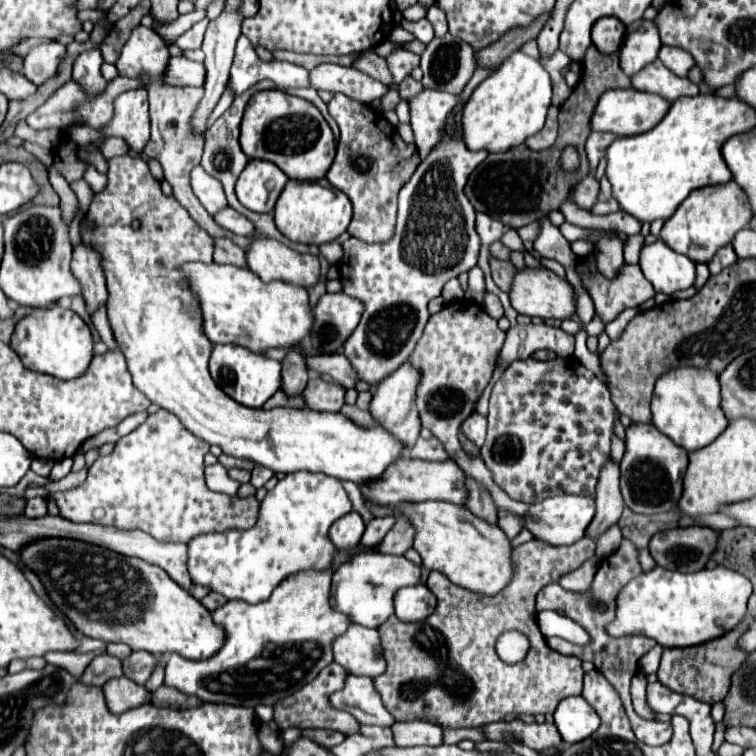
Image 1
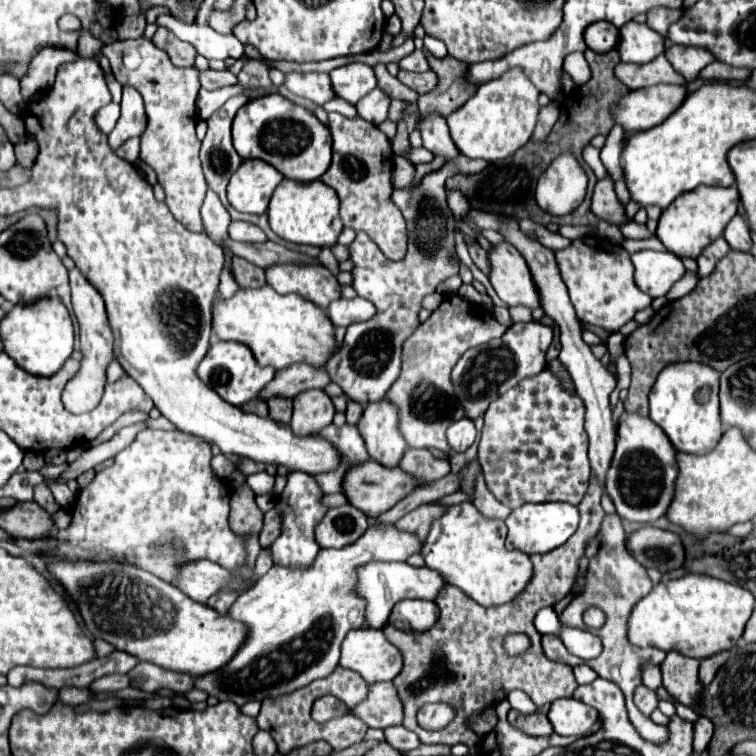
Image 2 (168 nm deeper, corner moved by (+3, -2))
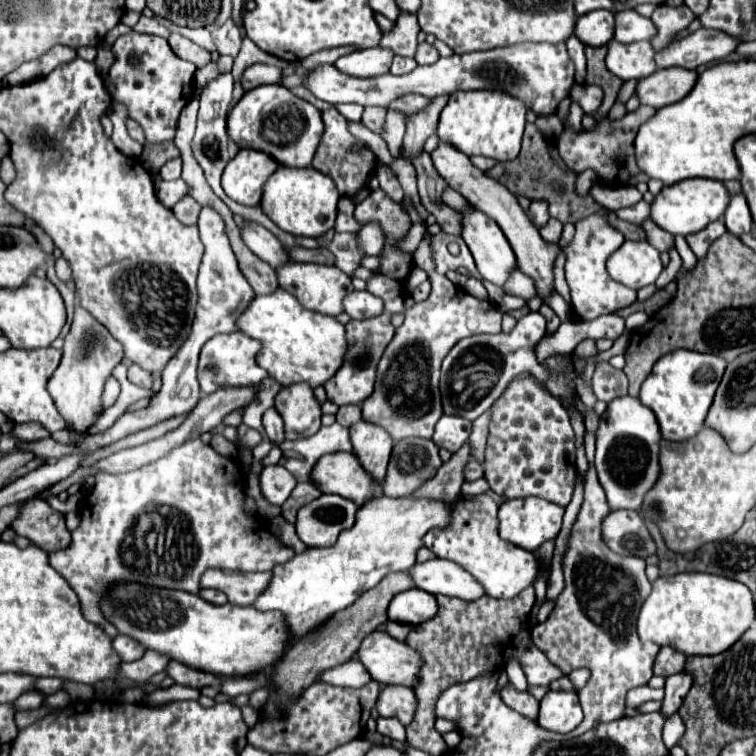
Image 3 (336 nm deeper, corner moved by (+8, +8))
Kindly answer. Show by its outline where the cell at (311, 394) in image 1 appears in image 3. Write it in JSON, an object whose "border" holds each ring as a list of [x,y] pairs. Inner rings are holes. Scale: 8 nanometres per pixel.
{"border":[[[289,384],[275,396],[275,406],[285,422],[285,438],[297,440],[321,428],[321,404],[309,384]]]}

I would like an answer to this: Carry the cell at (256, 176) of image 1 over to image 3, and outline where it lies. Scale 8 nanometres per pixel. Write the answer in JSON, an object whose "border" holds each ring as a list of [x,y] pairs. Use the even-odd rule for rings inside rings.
{"border":[[[239,150],[227,164],[221,186],[225,194],[245,206],[257,206],[263,194],[263,184],[277,170],[277,162],[259,150]]]}

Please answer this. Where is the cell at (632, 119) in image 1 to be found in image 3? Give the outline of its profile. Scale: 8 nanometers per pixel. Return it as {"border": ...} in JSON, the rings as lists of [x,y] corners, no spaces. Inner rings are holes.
{"border":[[[663,68],[637,82],[635,94],[641,104],[663,108],[679,102],[695,86],[697,72],[681,68]]]}

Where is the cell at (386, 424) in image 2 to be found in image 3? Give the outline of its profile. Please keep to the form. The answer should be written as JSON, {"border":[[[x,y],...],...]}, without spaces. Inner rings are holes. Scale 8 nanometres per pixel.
{"border":[[[359,420],[349,430],[355,456],[361,464],[365,464],[365,470],[369,470],[381,482],[393,450],[393,438],[387,430],[367,420]]]}

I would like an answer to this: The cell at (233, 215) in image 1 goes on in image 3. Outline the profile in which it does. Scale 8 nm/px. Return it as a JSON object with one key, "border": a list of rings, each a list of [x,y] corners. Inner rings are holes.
{"border":[[[245,220],[241,226],[241,238],[247,244],[247,248],[253,250],[253,254],[257,254],[259,258],[265,258],[265,262],[269,262],[273,268],[289,260],[285,258],[285,248],[281,246],[281,242],[257,222]]]}

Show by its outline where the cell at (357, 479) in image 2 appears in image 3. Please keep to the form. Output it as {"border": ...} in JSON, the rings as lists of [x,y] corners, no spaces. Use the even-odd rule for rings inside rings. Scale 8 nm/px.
{"border":[[[353,452],[321,456],[313,468],[313,484],[323,494],[339,494],[357,502],[357,506],[383,496],[383,484],[357,462]]]}

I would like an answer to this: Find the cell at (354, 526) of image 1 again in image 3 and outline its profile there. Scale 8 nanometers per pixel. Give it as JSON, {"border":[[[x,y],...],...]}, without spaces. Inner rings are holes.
{"border":[[[323,494],[297,514],[297,534],[307,546],[331,546],[341,530],[355,522],[357,506],[337,494]]]}

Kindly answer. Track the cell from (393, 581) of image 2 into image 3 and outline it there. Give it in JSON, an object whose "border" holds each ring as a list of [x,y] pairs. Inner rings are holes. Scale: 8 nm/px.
{"border":[[[431,558],[423,564],[417,562],[405,572],[413,578],[417,588],[429,594],[449,594],[463,600],[477,600],[485,594],[469,572],[443,558]]]}

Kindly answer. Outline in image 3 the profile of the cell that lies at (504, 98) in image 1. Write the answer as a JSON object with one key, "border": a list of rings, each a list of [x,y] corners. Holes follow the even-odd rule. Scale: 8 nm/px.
{"border":[[[459,90],[453,92],[439,118],[439,138],[457,146],[463,154],[489,156],[493,160],[513,160],[521,150],[525,130],[525,104],[499,90]]]}

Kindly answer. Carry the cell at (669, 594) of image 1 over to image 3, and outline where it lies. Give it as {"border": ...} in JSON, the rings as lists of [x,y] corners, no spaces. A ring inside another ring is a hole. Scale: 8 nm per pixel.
{"border":[[[681,572],[673,576],[659,576],[653,582],[651,594],[645,598],[639,618],[637,618],[637,634],[641,640],[651,640],[659,646],[673,646],[685,656],[695,654],[719,654],[727,650],[741,634],[753,624],[753,594],[749,588],[737,580],[729,580],[717,574],[703,572]]]}

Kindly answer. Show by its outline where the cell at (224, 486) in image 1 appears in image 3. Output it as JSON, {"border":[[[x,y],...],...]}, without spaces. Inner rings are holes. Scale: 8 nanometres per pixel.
{"border":[[[271,464],[265,466],[261,476],[259,476],[261,494],[263,498],[275,506],[283,506],[285,500],[289,498],[291,490],[295,488],[297,480],[281,466],[281,464]]]}

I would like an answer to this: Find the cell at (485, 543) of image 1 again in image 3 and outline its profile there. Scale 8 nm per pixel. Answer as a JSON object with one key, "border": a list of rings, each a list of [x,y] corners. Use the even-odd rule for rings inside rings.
{"border":[[[487,494],[459,498],[451,508],[449,524],[445,528],[431,528],[423,536],[423,542],[437,558],[451,560],[467,570],[477,582],[481,582],[487,596],[513,598],[537,576],[537,558],[533,552],[521,550],[519,546],[499,538],[497,512],[497,502]]]}

